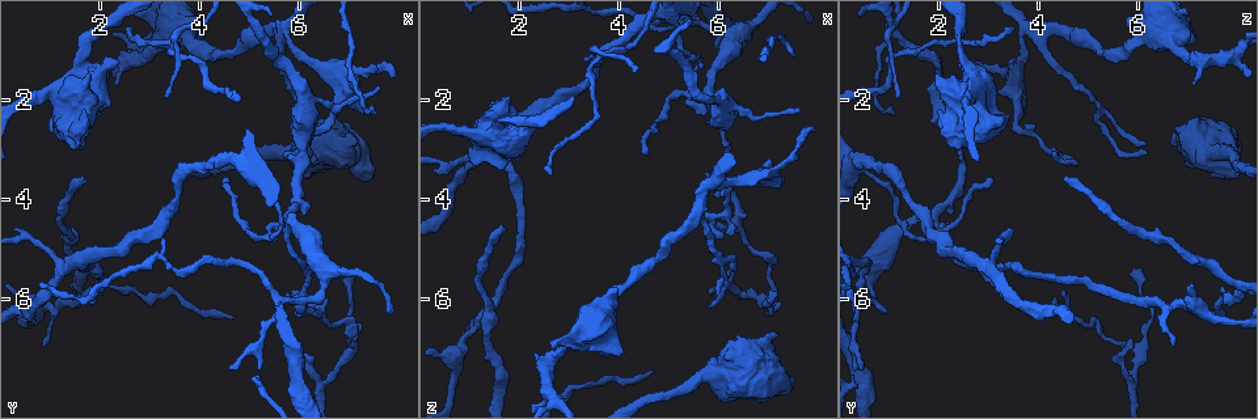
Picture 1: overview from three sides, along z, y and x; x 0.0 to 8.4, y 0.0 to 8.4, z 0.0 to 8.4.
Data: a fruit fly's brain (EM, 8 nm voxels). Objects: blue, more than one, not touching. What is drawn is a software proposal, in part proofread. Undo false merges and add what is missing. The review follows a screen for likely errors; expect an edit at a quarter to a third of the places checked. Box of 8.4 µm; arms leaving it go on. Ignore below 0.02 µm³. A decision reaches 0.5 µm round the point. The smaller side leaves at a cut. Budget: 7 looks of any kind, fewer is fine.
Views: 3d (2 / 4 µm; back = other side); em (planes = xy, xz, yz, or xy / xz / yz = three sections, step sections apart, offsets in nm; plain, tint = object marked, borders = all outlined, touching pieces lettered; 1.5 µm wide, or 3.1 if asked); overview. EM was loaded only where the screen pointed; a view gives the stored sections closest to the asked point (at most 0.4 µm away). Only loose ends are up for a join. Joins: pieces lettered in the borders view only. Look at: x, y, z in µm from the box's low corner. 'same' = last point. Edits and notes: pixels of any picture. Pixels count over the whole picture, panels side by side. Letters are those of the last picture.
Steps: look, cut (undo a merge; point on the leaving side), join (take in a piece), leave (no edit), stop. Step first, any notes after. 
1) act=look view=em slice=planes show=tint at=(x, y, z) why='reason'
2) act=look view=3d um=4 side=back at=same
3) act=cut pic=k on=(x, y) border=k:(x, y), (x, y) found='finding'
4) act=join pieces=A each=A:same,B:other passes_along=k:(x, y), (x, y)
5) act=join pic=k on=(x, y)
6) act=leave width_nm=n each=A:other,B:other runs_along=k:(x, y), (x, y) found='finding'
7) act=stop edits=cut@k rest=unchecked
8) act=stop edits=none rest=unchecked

act=look view=em slice=yz step=8 show=borders at=(1.70, 3.70, 4.60) why='thin end'

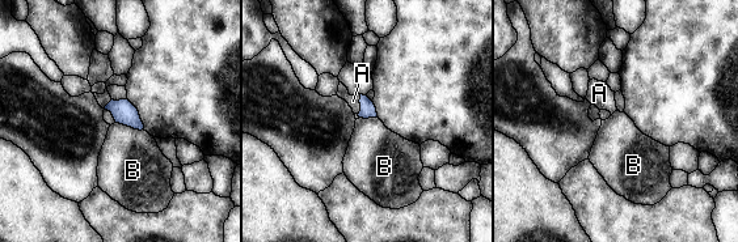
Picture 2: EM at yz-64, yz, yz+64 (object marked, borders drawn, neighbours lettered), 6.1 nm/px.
act=join pieces=A each=A:same,B:other passes_along=2:(367, 109), (361, 105), (353, 101) found='the neuron continues'

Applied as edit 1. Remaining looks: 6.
act=look view=overview

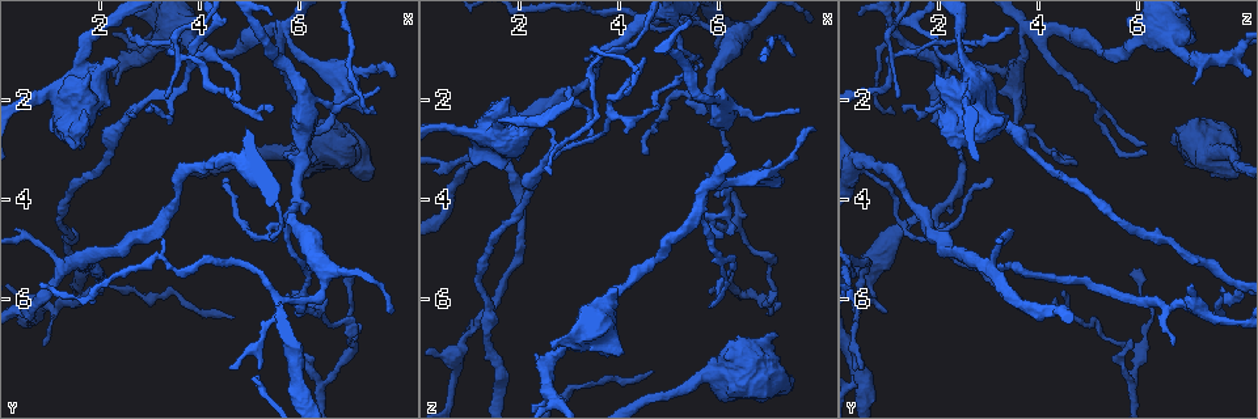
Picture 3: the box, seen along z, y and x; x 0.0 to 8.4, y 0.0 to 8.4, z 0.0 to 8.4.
act=look view=em slice=planes show=borders at=(7.10, 2.90, 6.65) why='an open end'

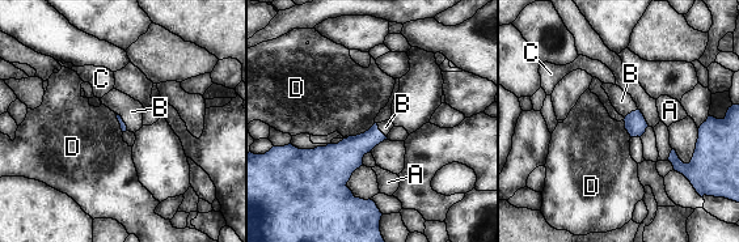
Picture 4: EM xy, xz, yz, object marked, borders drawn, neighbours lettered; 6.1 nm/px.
act=join pieces=B each=A:other,B:same,C:other,D:other passes_along=4:(347, 155), (379, 130), (385, 127) found='the neuron continues'

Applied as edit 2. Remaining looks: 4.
act=stop edits=join@2,join@4 rest=unchecked

